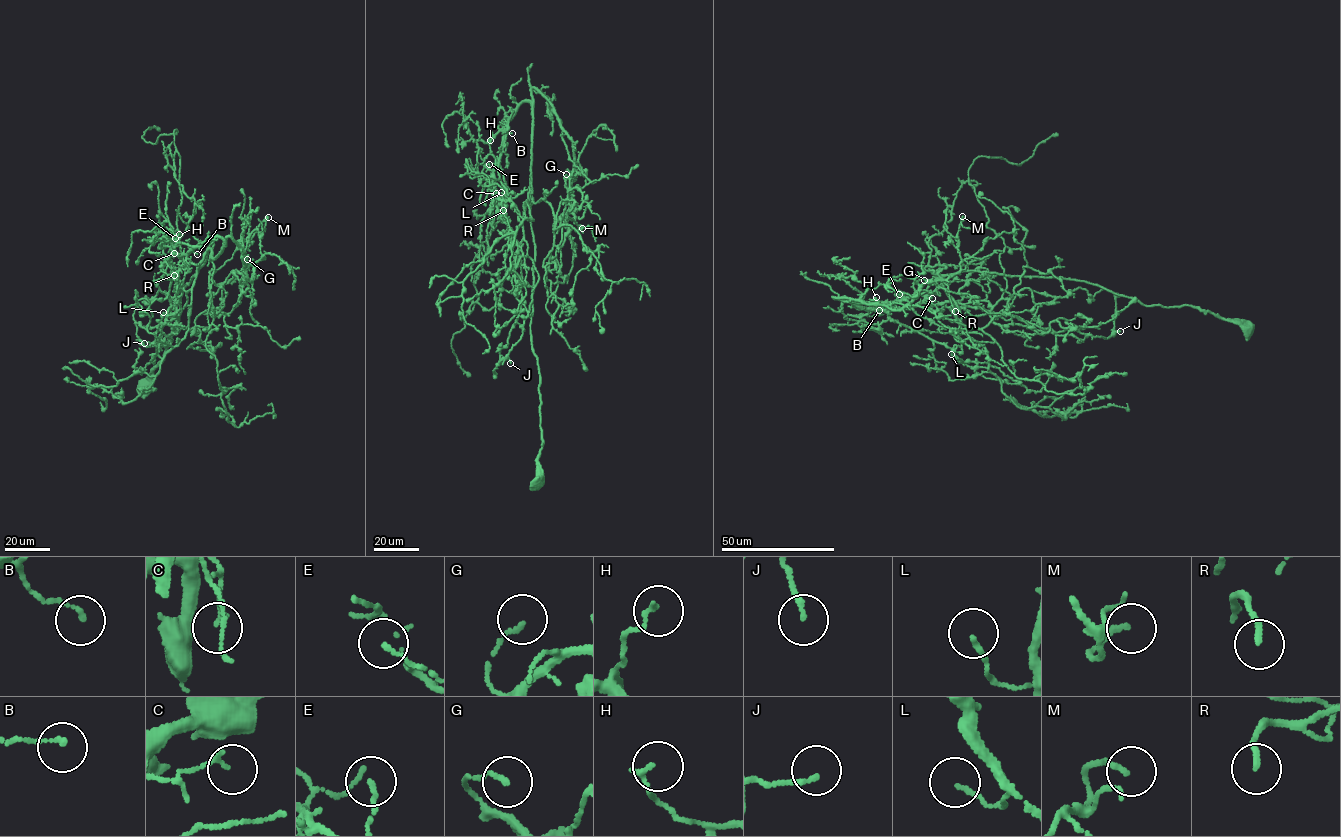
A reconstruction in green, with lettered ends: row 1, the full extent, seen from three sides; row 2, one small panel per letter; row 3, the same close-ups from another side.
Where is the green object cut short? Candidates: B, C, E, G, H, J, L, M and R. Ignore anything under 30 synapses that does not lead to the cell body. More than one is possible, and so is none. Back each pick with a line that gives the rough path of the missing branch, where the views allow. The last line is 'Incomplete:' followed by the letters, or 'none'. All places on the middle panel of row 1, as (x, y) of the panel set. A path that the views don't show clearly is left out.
Incomplete: none

